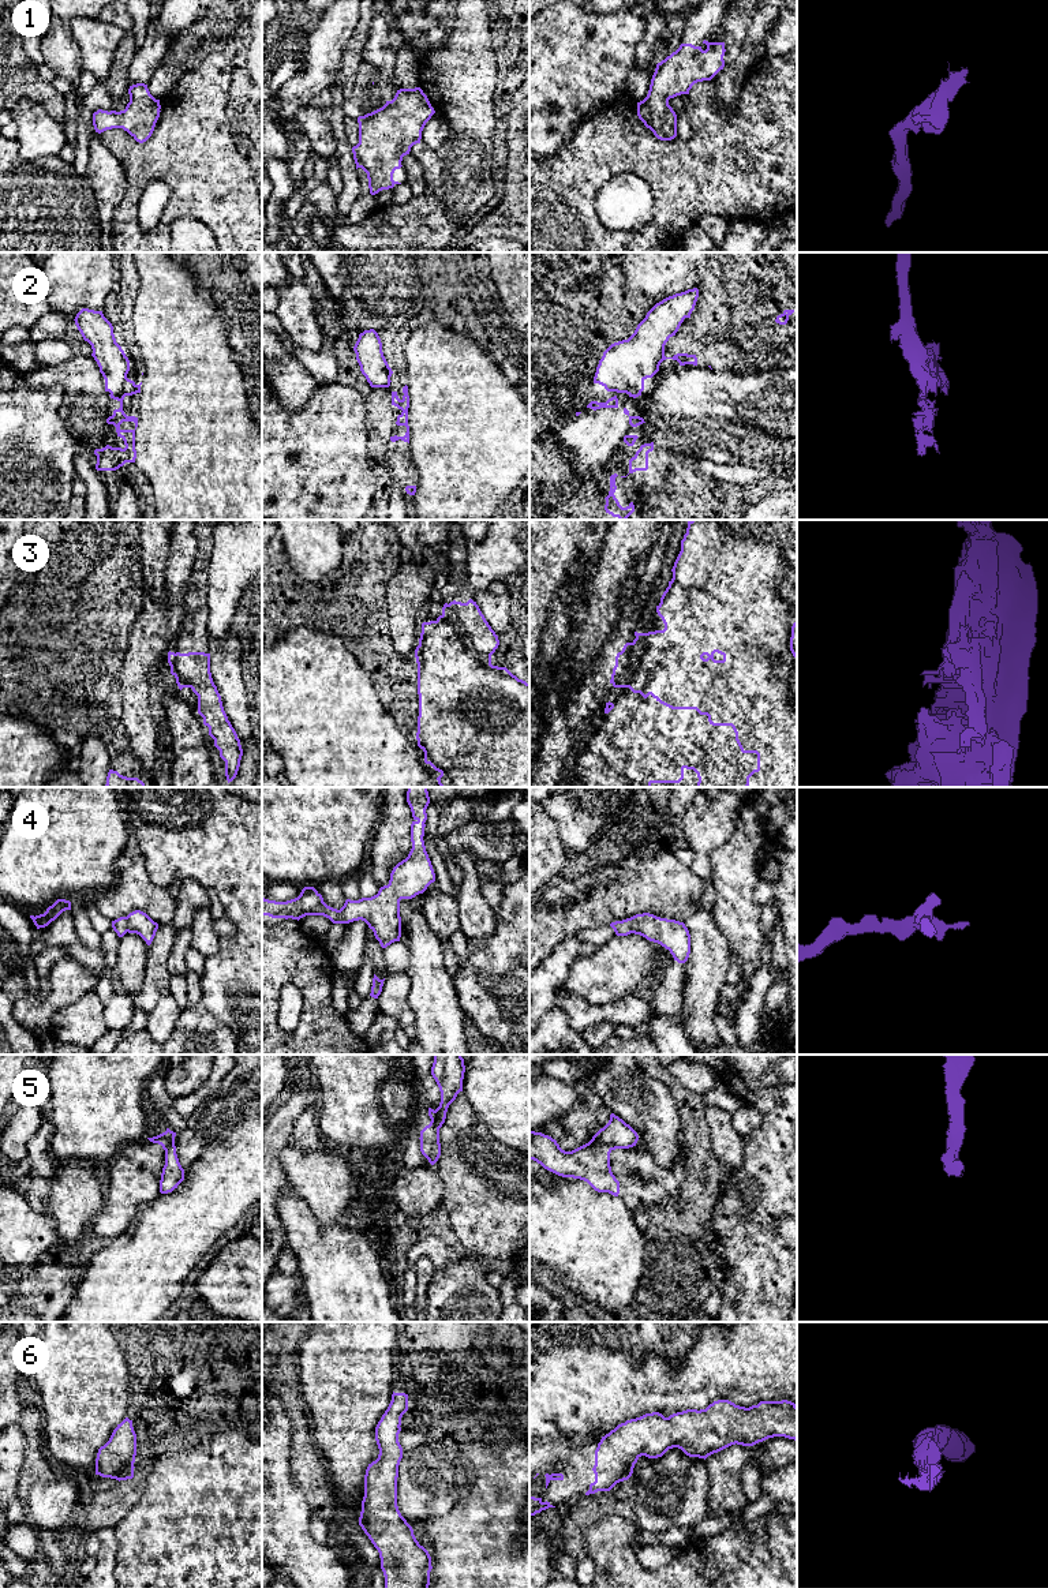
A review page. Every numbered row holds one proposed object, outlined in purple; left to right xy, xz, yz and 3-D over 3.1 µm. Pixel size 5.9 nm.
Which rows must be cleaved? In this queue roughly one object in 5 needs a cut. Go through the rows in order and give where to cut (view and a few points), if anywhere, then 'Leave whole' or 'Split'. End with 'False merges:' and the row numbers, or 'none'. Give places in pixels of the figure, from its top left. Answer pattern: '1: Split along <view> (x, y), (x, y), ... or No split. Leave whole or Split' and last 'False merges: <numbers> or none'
1: No split. Leave whole
2: No split. Leave whole
3: Split along xz (449, 603), (464, 637), (481, 654), (490, 656). Split
4: No split. Leave whole
5: Split along yz (591, 1139), (612, 1149). Split
6: No split. Leave whole
False merges: 3, 5

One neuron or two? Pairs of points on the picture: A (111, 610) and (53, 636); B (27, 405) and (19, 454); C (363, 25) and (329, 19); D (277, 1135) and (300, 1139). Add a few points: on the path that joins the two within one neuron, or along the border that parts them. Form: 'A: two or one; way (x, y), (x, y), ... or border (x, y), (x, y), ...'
A: one; way (97, 610), (79, 610), (67, 622)
B: one; way (19, 418), (19, 442)
C: two; border (359, 14), (355, 30), (343, 53)
D: two; border (306, 1109), (296, 1122), (289, 1142)

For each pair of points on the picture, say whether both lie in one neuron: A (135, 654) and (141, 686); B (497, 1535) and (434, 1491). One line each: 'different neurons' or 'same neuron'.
A: different neurons
B: different neurons

